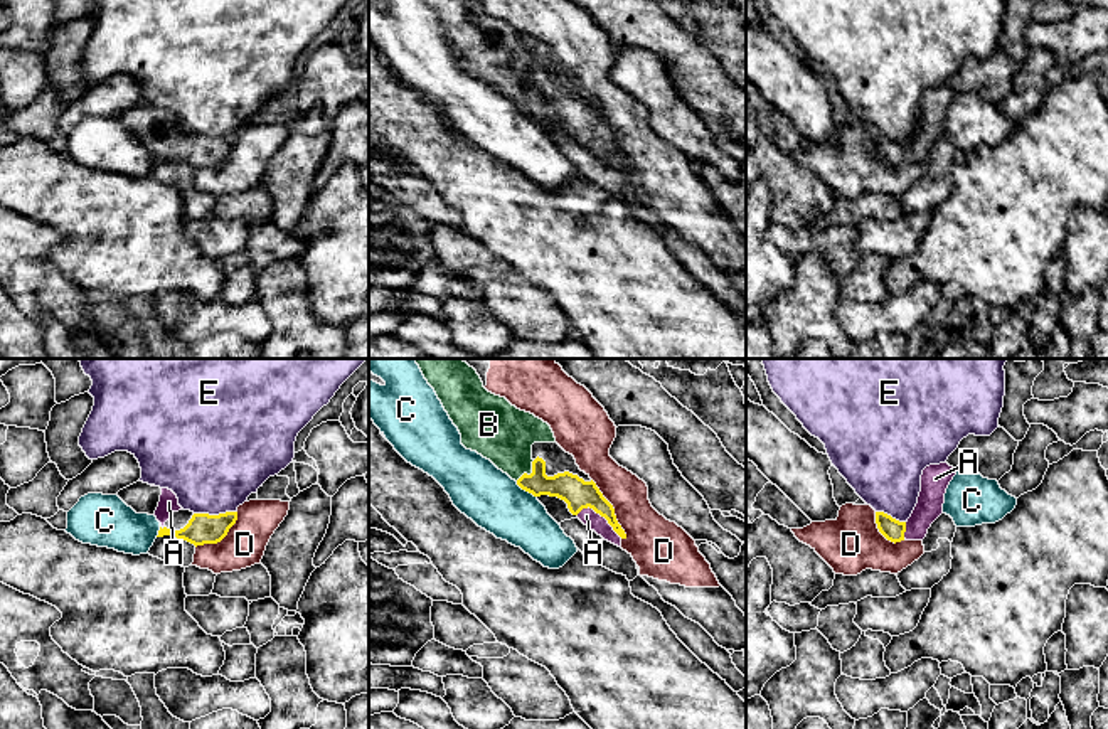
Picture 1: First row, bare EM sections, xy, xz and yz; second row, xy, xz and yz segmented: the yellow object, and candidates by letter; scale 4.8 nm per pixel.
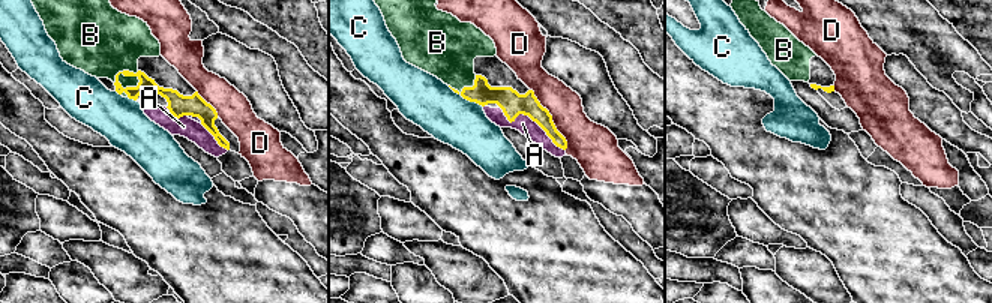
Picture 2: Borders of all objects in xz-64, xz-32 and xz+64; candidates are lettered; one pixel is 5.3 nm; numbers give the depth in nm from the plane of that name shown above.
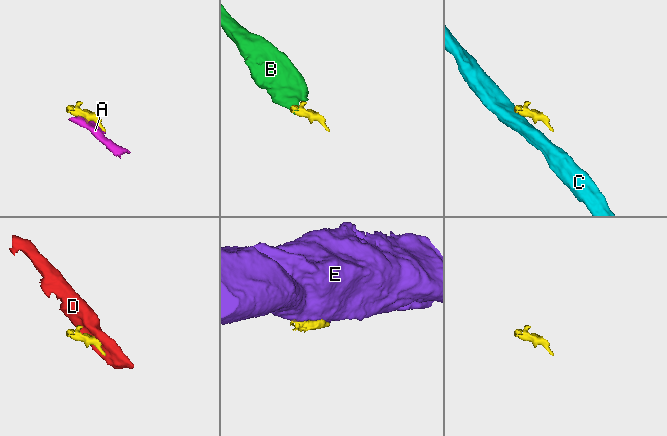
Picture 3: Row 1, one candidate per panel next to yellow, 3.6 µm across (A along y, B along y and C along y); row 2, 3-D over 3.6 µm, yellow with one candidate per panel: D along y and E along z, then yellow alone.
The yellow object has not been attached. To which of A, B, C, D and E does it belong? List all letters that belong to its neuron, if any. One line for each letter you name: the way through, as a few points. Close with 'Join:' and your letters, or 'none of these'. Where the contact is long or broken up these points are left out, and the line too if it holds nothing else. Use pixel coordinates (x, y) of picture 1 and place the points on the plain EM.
A: runs through xz (578, 117), (600, 137), (586, 138)
Join: A, B

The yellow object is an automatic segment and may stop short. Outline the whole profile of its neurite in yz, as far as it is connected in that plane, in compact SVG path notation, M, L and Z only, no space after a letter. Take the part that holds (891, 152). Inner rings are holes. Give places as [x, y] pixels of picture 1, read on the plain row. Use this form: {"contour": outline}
{"contour": "M948 86L930 88L921 98L918 126L906 145L899 145L884 135L876 135L879 155L891 165L923 163L931 146L943 136L945 116L956 98Z"}

